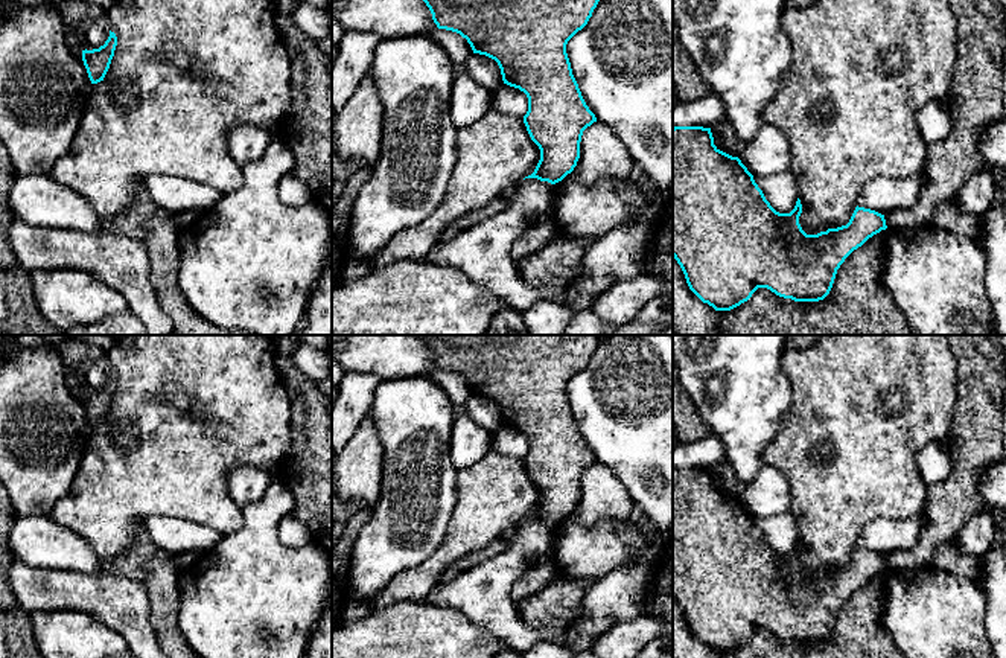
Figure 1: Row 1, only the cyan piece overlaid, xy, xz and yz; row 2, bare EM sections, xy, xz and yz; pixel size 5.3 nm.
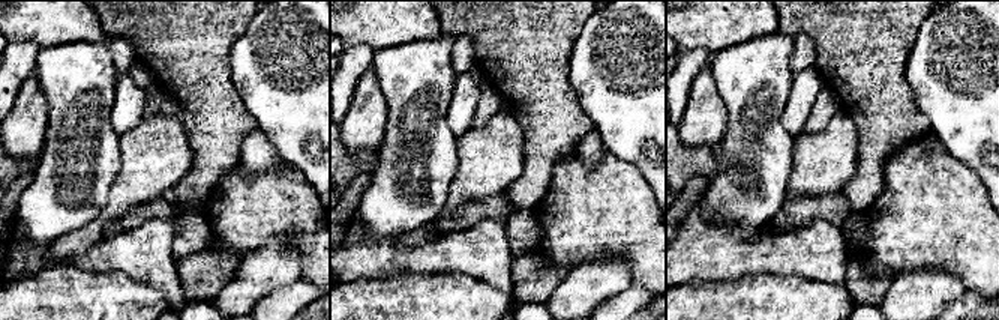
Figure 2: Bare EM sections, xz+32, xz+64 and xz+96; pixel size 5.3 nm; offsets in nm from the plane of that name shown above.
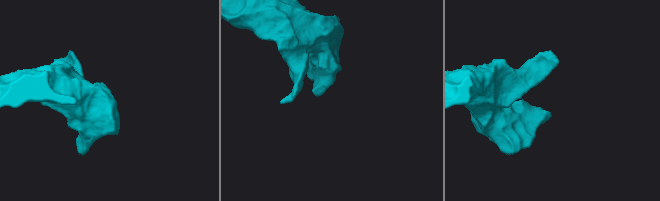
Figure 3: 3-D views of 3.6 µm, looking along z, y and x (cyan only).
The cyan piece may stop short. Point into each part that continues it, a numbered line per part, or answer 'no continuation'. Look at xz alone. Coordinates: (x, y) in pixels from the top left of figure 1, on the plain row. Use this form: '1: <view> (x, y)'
no continuation

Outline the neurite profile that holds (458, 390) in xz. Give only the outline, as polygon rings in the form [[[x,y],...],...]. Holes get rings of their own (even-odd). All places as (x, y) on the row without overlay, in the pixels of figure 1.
[[[332,335],[332,361],[336,361],[345,372],[373,373],[382,381],[431,376],[447,391],[458,411],[473,394],[467,381],[460,375],[437,369],[429,349],[419,335]]]

